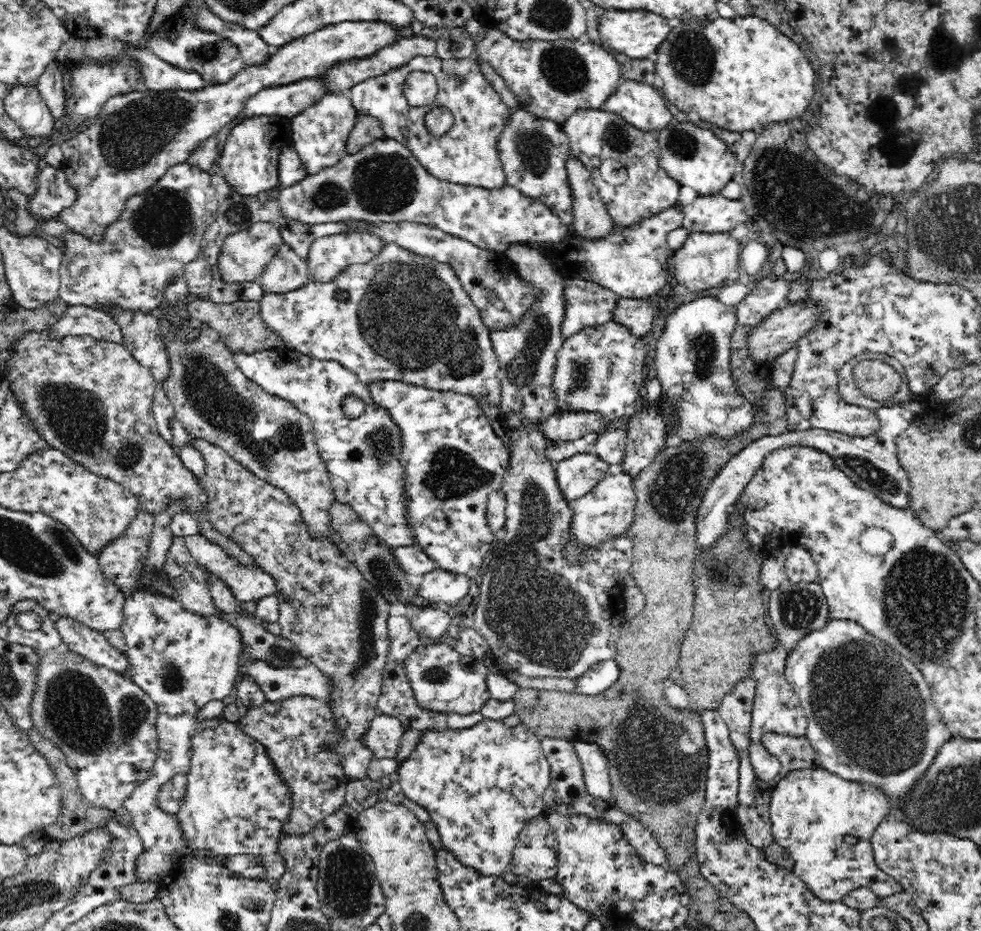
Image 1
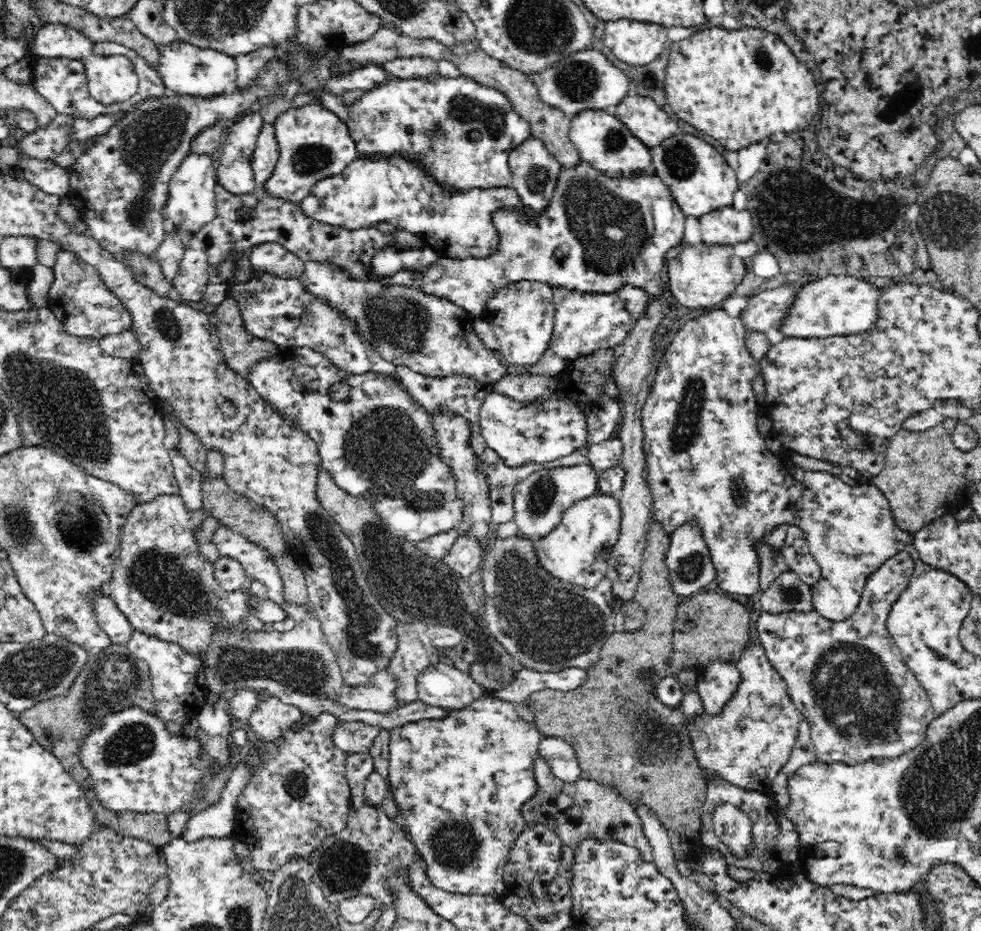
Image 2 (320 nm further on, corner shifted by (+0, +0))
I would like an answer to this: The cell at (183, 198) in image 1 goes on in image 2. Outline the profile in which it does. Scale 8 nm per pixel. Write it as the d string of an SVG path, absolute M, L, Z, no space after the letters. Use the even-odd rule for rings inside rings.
M190 153L180 164L178 170L171 176L167 201L162 208L161 215L167 223L167 233L183 230L192 234L192 238L198 230L214 220L216 216L216 178L214 160L207 154Z

